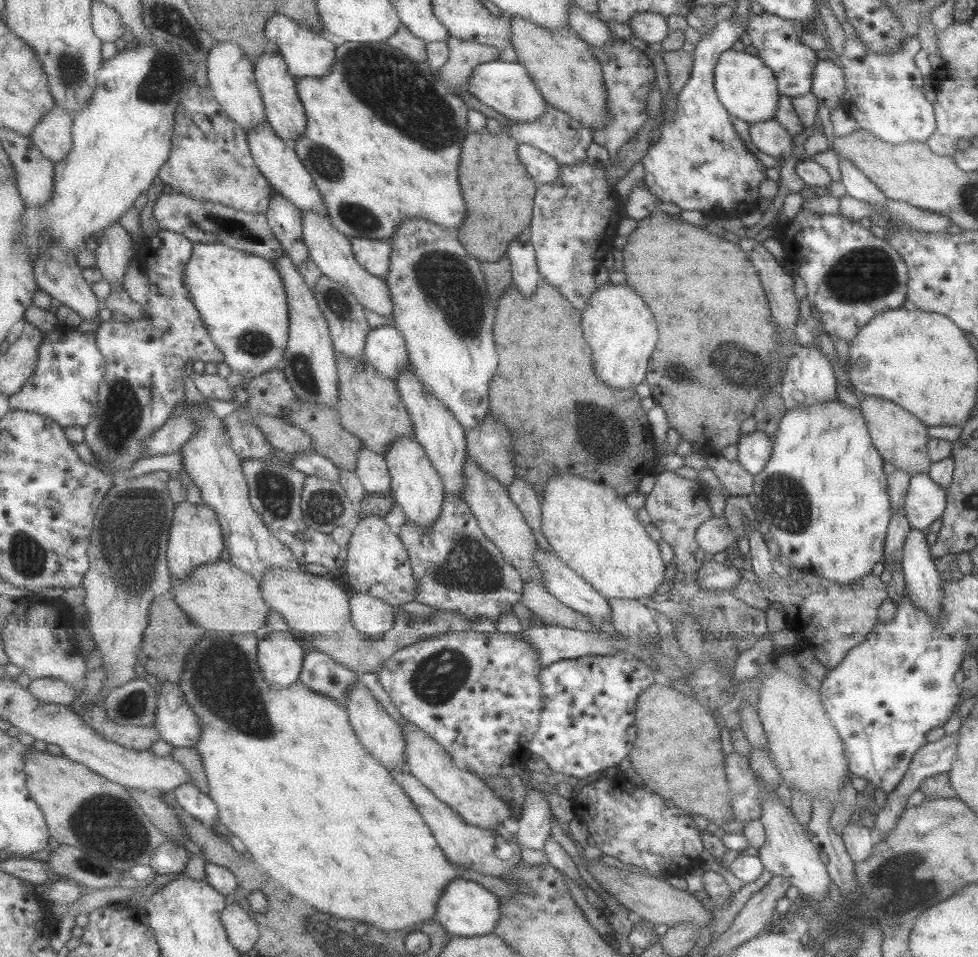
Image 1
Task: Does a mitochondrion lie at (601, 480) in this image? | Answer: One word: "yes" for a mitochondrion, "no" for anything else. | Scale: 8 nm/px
no

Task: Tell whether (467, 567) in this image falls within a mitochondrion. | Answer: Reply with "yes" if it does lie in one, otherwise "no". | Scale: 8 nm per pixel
yes

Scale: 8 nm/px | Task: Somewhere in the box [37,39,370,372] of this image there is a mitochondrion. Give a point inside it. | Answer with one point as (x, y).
(160, 85)

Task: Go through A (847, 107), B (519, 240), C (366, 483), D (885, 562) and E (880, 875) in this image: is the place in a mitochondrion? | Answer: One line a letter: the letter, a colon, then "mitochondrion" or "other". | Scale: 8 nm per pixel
A: other
B: other
C: other
D: other
E: other

